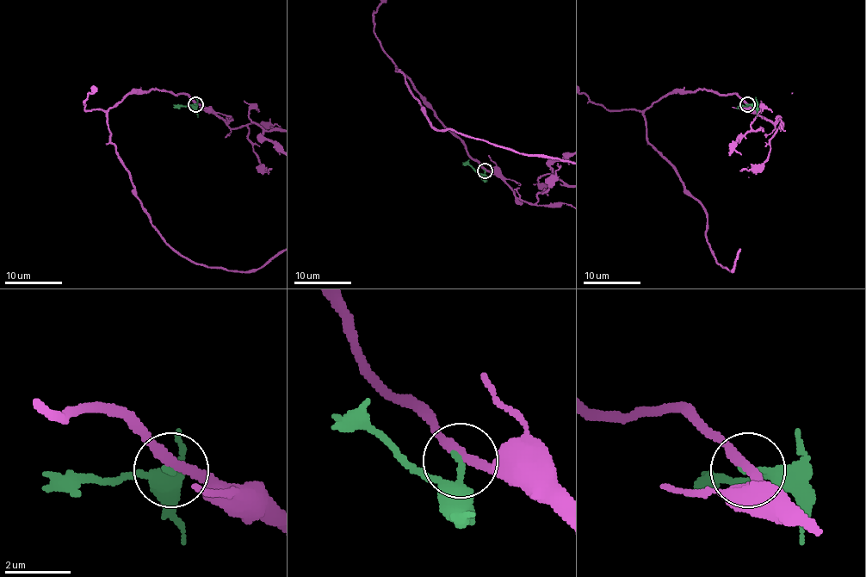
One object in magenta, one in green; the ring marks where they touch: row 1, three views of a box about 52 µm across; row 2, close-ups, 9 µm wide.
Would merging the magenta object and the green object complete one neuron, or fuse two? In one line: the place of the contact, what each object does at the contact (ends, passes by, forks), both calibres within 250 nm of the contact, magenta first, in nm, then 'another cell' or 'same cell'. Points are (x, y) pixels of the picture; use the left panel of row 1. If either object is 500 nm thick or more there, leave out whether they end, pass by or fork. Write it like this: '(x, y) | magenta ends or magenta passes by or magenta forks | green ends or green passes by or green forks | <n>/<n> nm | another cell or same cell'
(195, 104) | magenta passes by | green ends | 280/260 nm | another cell

